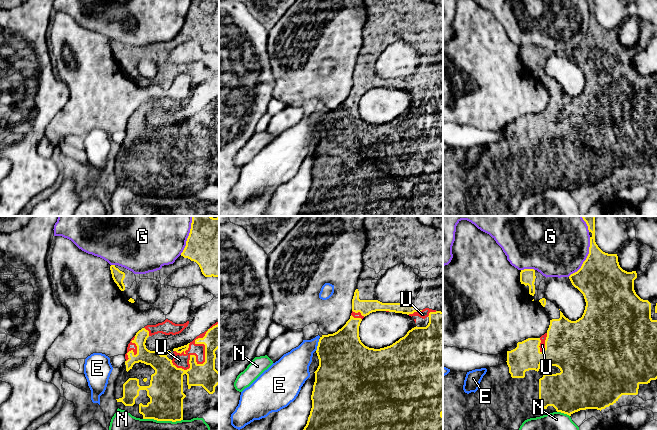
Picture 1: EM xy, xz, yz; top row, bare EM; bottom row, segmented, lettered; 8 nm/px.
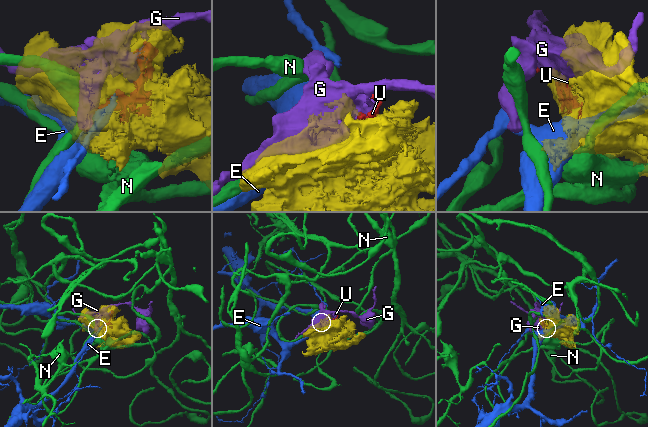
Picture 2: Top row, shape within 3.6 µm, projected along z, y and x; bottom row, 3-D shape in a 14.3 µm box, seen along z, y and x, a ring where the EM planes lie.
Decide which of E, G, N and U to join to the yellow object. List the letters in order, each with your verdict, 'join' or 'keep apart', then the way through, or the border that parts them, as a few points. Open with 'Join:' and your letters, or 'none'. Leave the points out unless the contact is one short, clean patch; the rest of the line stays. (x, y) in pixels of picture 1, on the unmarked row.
Join: U
E: keep apart
G: keep apart
N: keep apart
U: join

